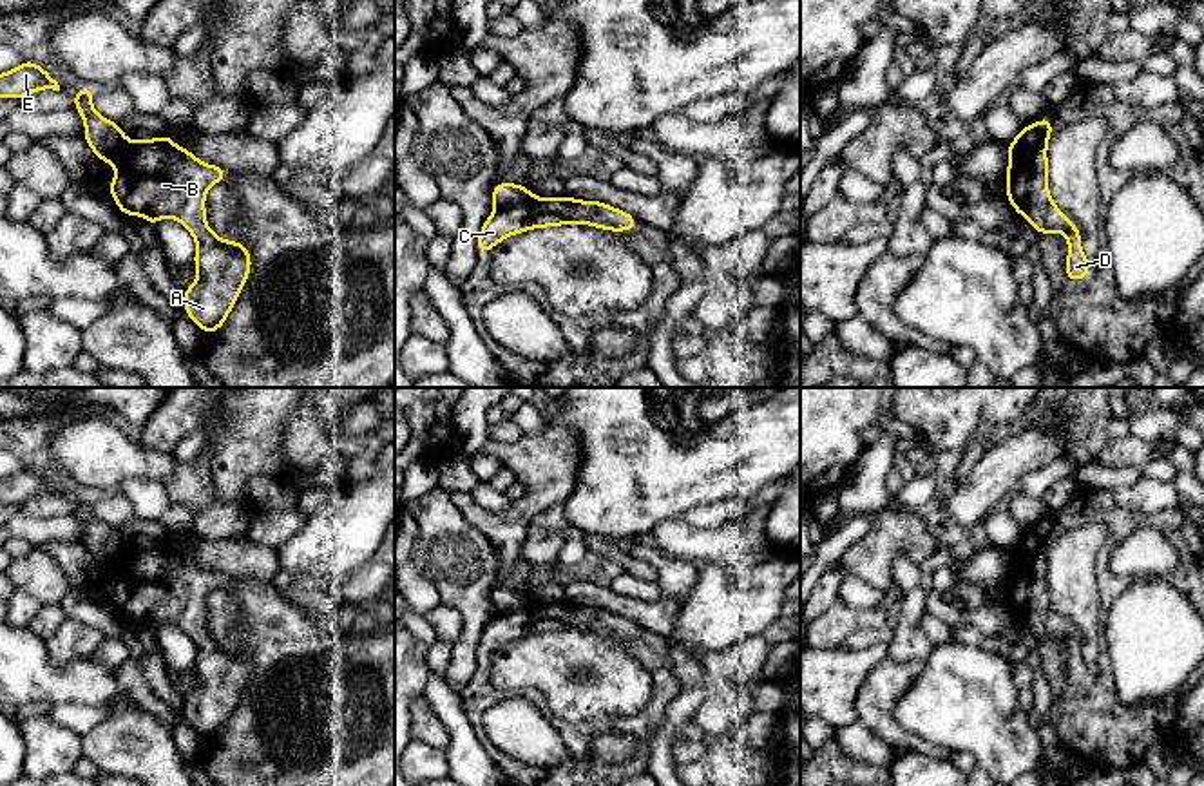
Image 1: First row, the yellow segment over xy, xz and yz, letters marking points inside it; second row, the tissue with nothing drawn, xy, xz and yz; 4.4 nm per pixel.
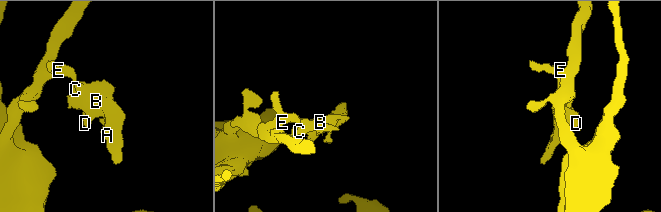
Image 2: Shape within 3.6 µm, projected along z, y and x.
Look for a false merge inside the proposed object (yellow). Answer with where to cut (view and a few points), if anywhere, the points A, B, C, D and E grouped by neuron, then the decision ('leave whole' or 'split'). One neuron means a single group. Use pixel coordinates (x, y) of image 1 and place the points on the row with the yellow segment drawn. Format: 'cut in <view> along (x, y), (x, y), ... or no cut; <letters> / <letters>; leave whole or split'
cut in xz along (531, 196), (516, 205), (496, 210); A B C D / E; split

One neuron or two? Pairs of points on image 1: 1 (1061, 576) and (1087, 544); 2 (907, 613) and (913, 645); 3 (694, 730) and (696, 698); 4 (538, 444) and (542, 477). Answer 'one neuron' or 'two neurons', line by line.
1: one neuron
2: one neuron
3: two neurons
4: one neuron

